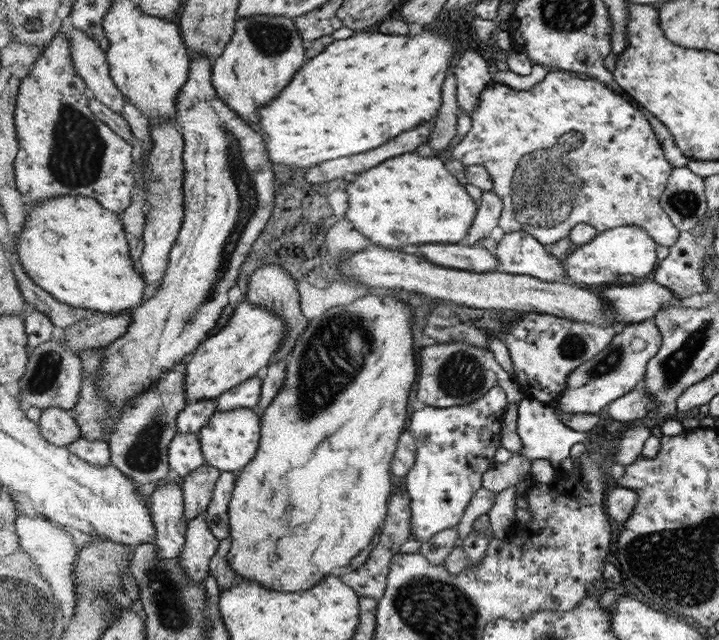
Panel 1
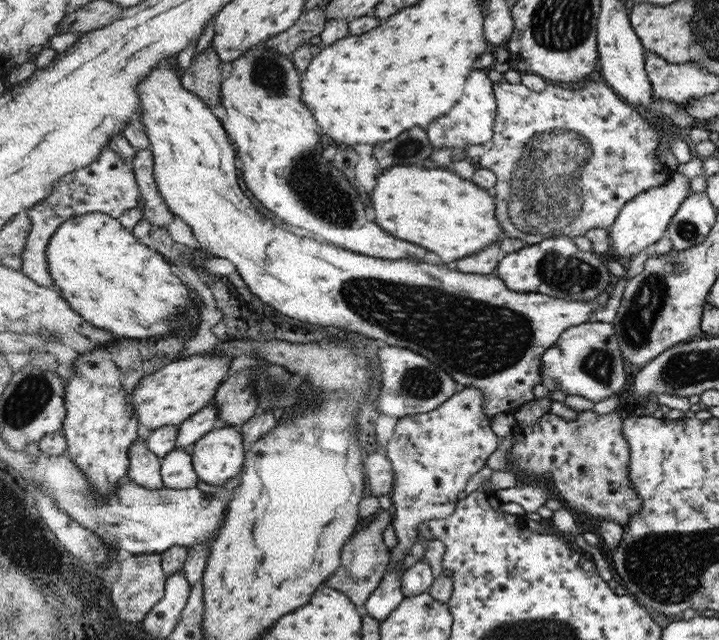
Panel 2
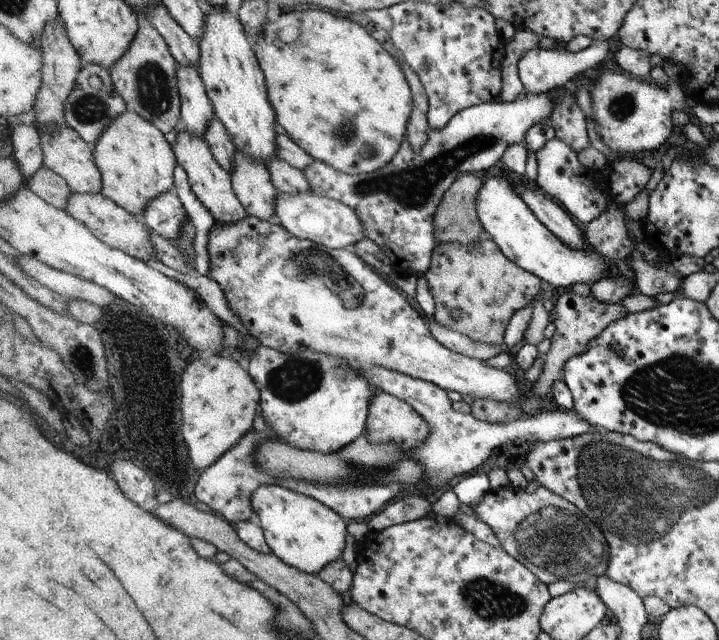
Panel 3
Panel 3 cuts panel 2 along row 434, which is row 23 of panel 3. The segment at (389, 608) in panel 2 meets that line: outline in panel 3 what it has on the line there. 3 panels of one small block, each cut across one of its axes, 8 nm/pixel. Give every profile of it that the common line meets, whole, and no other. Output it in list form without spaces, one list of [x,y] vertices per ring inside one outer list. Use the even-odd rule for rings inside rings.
[[[404,1],[389,7],[393,22],[390,38],[400,58],[415,69],[422,81],[430,100],[427,110],[427,121],[434,129],[446,127],[455,115],[468,107],[498,102],[501,100],[500,90],[503,90],[503,72],[500,72],[500,62],[504,54],[504,36],[498,30],[496,18],[488,9],[482,7],[468,8],[457,2],[430,4],[414,1]]]

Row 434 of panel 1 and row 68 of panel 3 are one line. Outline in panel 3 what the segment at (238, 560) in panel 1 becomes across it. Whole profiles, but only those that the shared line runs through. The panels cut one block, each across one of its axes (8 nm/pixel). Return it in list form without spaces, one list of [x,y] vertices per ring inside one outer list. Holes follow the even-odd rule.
[[[316,7],[314,10],[282,12],[274,22],[266,21],[264,26],[250,38],[254,46],[255,55],[259,59],[260,68],[266,78],[268,100],[276,112],[276,124],[279,130],[286,133],[300,148],[303,148],[313,159],[324,161],[324,164],[332,165],[332,168],[339,169],[340,172],[349,175],[359,175],[360,173],[371,173],[386,166],[395,158],[401,144],[406,138],[408,122],[410,122],[412,108],[412,92],[407,78],[401,66],[396,64],[396,60],[362,28],[358,23],[344,17],[336,16],[333,12]]]

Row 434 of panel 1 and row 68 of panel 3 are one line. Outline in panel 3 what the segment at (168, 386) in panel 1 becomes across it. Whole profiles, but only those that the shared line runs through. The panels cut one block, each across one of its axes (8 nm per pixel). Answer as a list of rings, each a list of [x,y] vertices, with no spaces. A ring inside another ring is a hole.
[[[152,24],[139,28],[139,35],[132,43],[131,50],[111,69],[111,74],[120,94],[127,100],[130,110],[139,112],[166,134],[176,131],[183,125],[183,98],[179,89],[178,59],[162,33]]]

